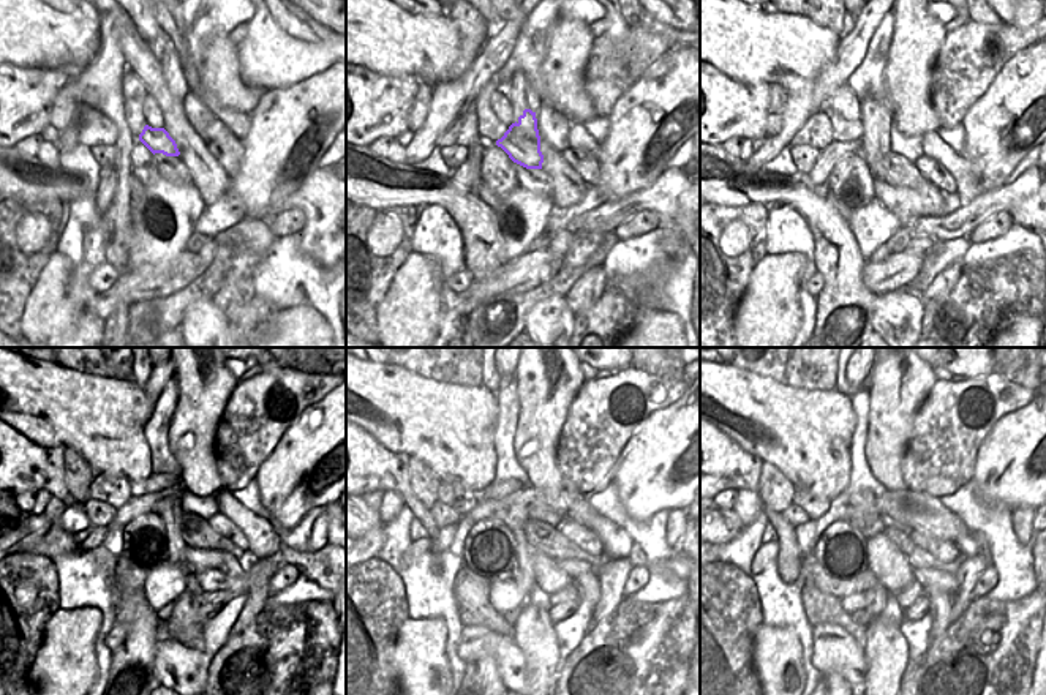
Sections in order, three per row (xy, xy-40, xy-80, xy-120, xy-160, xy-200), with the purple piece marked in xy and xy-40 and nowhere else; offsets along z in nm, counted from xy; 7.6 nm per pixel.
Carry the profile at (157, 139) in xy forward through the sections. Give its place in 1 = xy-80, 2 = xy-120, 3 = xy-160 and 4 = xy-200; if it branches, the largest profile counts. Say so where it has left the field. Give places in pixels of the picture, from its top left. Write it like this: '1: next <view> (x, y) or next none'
1: next xy-80 (893, 169)
2: next xy-120 (196, 533)
3: next xy-160 (547, 539)
4: next xy-200 (917, 558)

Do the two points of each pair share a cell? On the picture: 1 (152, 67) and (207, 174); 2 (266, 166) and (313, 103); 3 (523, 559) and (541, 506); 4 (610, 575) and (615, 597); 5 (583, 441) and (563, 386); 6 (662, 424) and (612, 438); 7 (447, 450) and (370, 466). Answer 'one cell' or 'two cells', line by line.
1: one cell
2: one cell
3: one cell
4: one cell
5: two cells
6: two cells
7: two cells

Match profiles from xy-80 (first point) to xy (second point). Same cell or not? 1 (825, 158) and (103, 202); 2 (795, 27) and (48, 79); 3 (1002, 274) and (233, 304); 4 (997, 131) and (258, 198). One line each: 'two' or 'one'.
1: one
2: two
3: two
4: one

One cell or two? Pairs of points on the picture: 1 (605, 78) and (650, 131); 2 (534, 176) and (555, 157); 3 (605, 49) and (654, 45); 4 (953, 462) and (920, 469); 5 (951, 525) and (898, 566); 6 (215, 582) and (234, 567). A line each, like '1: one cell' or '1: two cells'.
1: two cells
2: two cells
3: one cell
4: one cell
5: two cells
6: two cells

